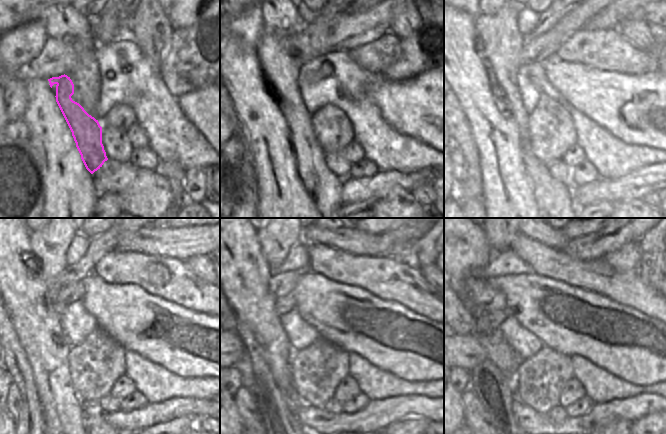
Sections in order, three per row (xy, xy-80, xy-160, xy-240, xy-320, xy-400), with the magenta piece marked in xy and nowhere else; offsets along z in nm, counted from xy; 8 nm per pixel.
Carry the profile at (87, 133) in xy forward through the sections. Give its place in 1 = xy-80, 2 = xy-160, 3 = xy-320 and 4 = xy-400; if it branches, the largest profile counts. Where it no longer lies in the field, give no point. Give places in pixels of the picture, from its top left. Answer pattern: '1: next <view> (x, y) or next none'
1: next xy-80 (280, 70)
2: next xy-160 (502, 43)
3: next xy-320 (276, 238)
4: next xy-400 (500, 238)

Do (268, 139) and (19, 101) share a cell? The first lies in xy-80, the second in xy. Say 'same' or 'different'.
different

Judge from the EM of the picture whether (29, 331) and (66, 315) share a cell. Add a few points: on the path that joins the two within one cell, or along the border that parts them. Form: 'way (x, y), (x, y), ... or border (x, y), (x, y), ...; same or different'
border (56, 312), (61, 333), (66, 340); different

